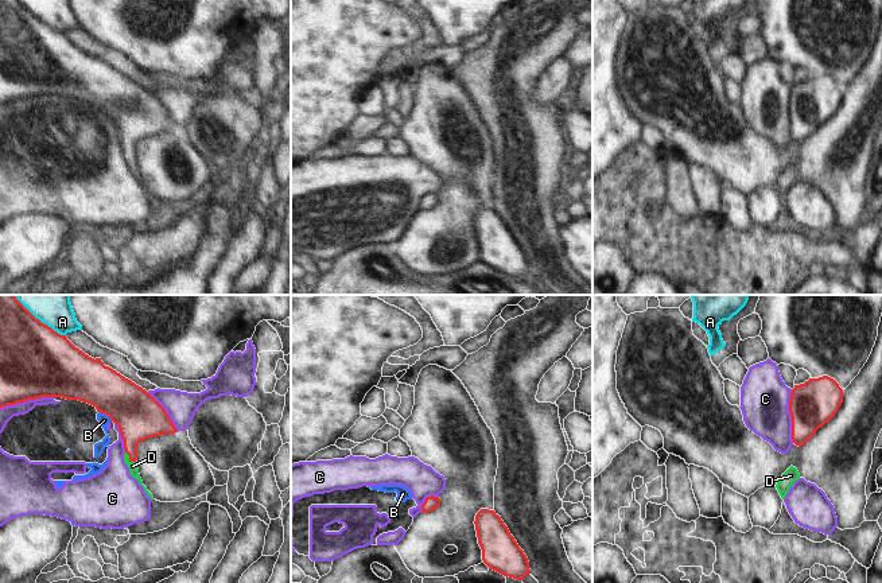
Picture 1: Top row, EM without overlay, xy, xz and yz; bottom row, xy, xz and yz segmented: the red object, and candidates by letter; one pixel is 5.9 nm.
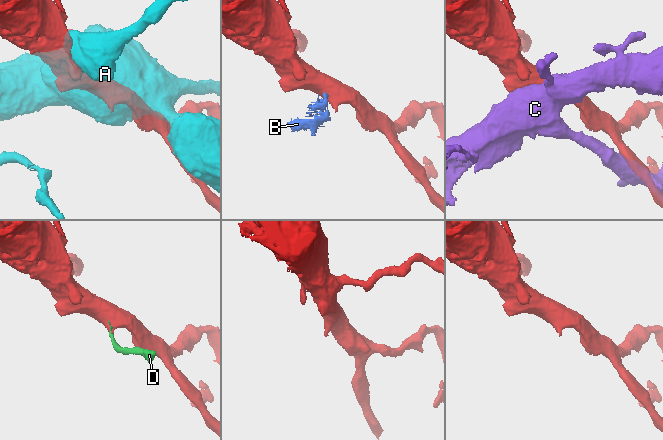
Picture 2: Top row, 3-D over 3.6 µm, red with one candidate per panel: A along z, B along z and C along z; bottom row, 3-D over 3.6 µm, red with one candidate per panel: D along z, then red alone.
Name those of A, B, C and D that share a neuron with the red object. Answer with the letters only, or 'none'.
D

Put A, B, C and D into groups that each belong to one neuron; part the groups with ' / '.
A / B C / D

